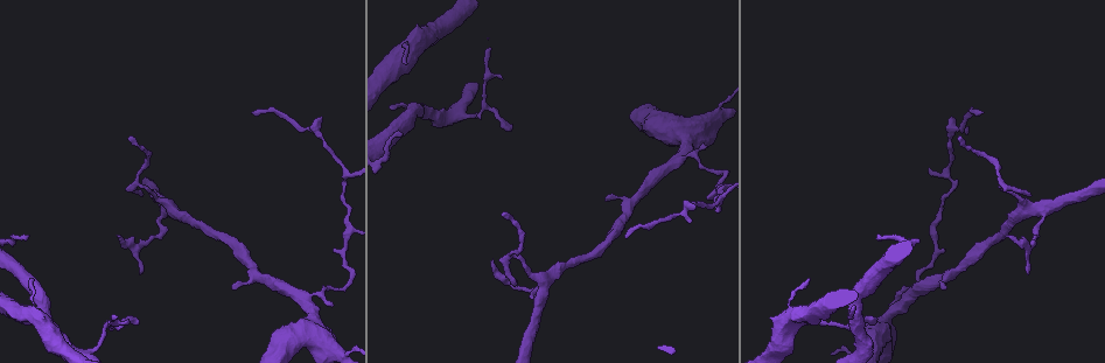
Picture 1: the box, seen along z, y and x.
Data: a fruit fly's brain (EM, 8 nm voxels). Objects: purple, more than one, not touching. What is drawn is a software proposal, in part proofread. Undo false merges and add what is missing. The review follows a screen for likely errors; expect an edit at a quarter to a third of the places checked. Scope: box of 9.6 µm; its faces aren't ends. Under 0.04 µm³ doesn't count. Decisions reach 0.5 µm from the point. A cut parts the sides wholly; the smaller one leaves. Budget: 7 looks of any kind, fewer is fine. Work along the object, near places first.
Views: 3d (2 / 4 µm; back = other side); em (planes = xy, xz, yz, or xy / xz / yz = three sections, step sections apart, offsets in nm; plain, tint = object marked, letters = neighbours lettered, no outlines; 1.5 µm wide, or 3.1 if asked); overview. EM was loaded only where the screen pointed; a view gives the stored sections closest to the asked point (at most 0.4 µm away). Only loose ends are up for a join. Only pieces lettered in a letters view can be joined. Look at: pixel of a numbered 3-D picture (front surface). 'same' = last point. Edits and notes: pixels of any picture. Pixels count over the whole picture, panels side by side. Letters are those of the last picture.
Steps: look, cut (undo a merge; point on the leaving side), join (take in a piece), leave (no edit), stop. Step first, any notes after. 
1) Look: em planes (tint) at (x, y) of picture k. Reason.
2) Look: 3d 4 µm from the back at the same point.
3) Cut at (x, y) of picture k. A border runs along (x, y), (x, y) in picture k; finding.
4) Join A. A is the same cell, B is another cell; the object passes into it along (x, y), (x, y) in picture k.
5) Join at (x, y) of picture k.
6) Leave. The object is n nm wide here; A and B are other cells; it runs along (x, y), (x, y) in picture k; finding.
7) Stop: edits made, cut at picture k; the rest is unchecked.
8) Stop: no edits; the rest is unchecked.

Look: 3d 2 µm from the back at (34, 279) of picture 1. Tapers out.

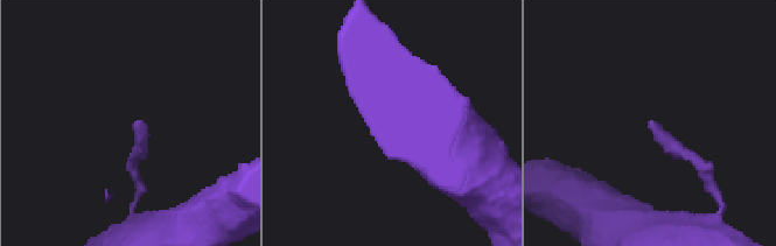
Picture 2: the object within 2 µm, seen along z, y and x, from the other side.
Look: em yz step 8 (tint) at (135, 123) of picture 2.

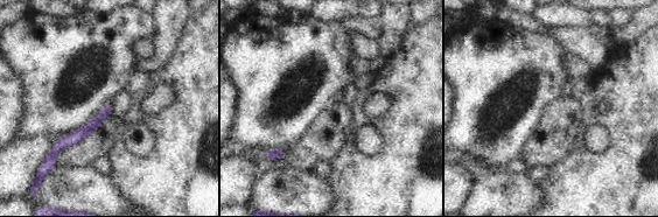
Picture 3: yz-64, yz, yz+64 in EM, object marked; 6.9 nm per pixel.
Look: em planes (letters) at the same point.

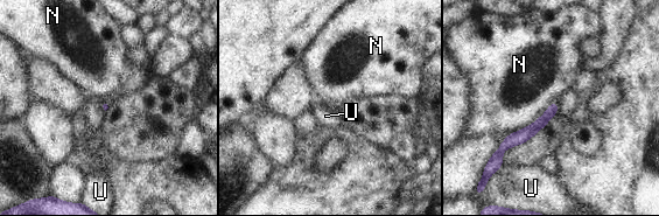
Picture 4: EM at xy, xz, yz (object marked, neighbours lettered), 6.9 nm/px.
Leave. N and U are other cells; a border runs along (556, 99), (531, 124), (510, 134) in picture 4; none of them fits.

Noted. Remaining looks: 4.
Look: em planes (plain) at (502, 77) of picture 1. Free end.

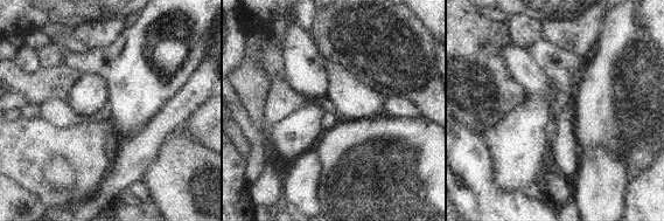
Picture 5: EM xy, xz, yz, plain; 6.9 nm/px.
Look: em planes (tint) at the same point. Where the object lies.

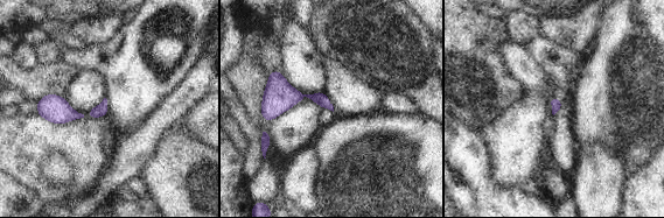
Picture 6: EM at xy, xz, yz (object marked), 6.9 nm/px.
Look: em planes (letters) at the same point.

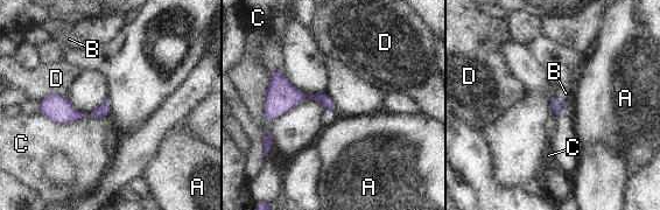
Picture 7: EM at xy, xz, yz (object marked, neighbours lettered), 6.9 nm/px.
Join B. The object is 70 nm wide here; the longest contact is with C, 320 nm; B is the same cell, A, C and D are other cells; it goes on there.

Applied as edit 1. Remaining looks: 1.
Stop: edits made, join at picture 7; the rest is unchecked.

